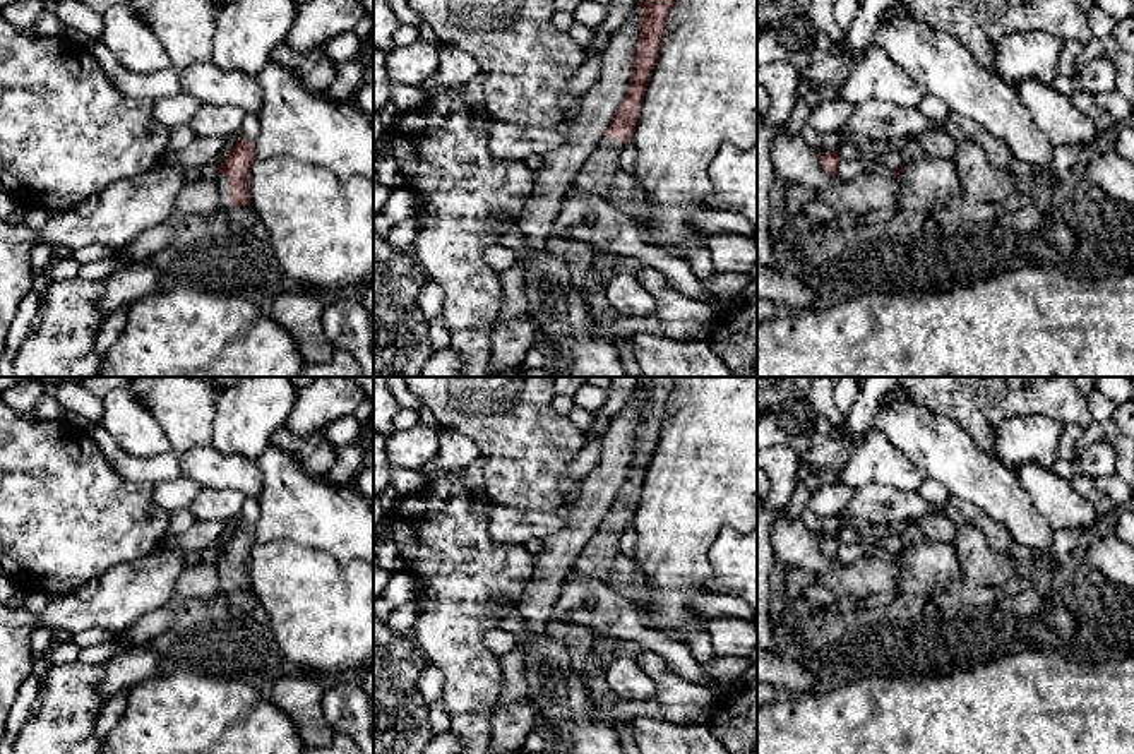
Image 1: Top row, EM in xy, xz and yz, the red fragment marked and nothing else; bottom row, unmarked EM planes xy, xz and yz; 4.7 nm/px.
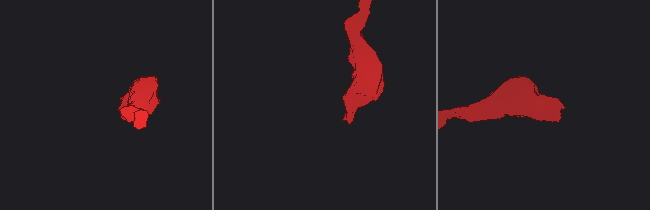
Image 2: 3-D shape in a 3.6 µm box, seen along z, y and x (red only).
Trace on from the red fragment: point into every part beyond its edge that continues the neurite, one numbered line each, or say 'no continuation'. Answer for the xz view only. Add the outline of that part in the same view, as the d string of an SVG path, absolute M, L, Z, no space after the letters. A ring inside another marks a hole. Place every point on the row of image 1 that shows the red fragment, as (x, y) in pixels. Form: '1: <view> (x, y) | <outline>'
1: xz (596, 175) | M603 135L581 166L567 194L581 192L610 199L615 173L620 170L618 159L624 146L613 137Z

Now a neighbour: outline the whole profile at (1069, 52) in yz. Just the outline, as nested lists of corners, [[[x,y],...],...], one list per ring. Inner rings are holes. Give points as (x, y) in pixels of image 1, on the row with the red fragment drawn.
[[[1065,41],[1062,45],[1062,51],[1057,62],[1057,72],[1059,75],[1065,75],[1071,77],[1074,72],[1074,65],[1076,65],[1076,58],[1081,53],[1084,45],[1077,43],[1077,41]]]

